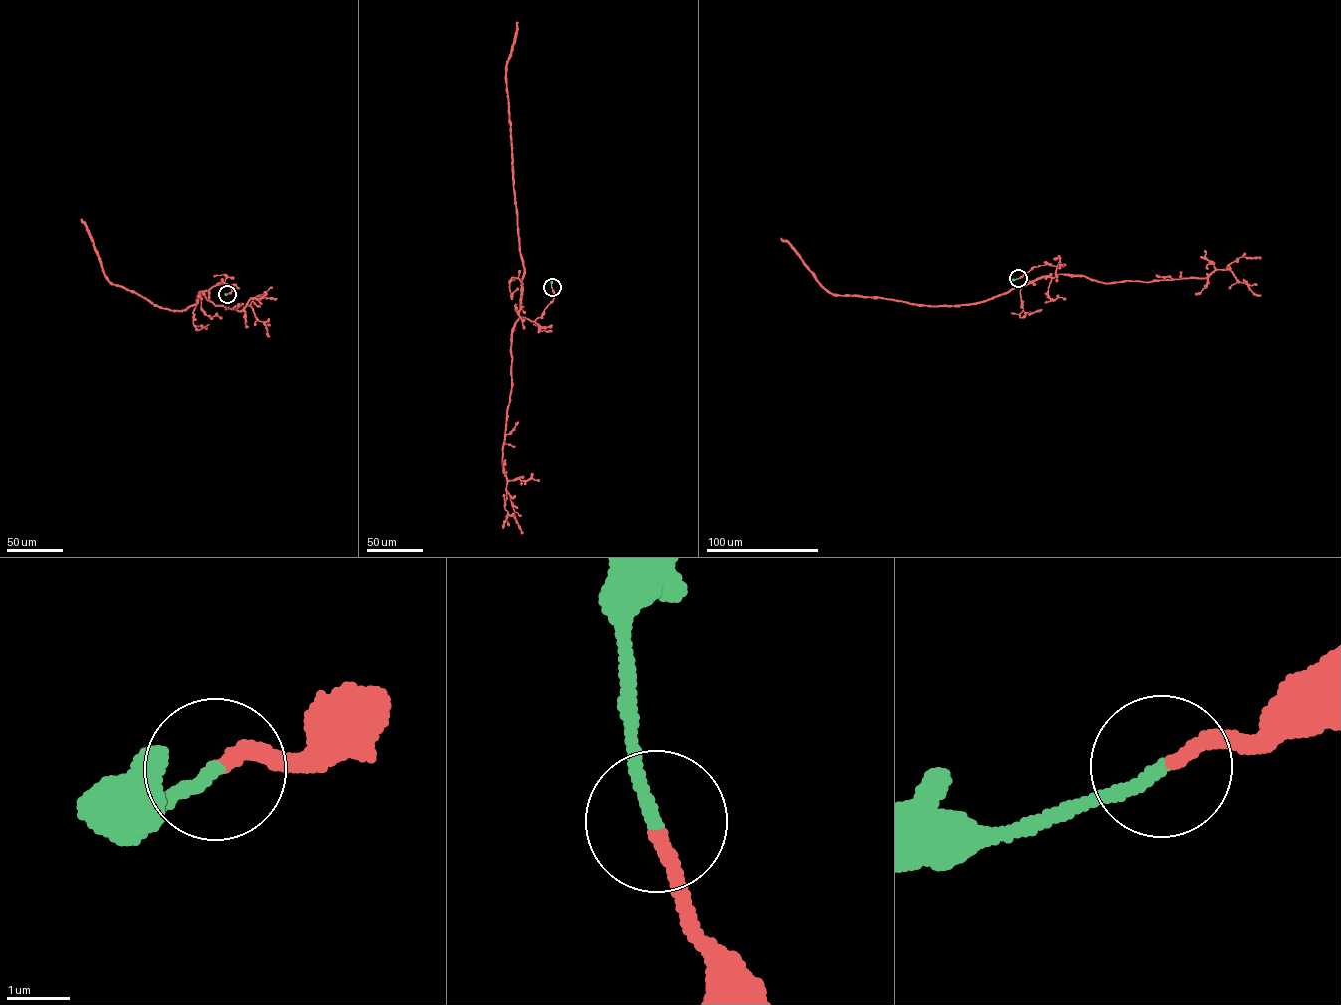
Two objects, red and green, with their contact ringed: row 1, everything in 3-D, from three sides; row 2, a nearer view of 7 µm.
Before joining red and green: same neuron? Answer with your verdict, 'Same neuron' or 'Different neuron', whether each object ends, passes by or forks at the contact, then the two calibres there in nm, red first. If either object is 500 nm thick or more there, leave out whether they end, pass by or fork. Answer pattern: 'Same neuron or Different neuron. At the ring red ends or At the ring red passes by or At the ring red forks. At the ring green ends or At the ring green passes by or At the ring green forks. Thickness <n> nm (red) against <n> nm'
Same neuron. At the ring red ends. At the ring green ends. Thickness 220 nm (red) against 200 nm

